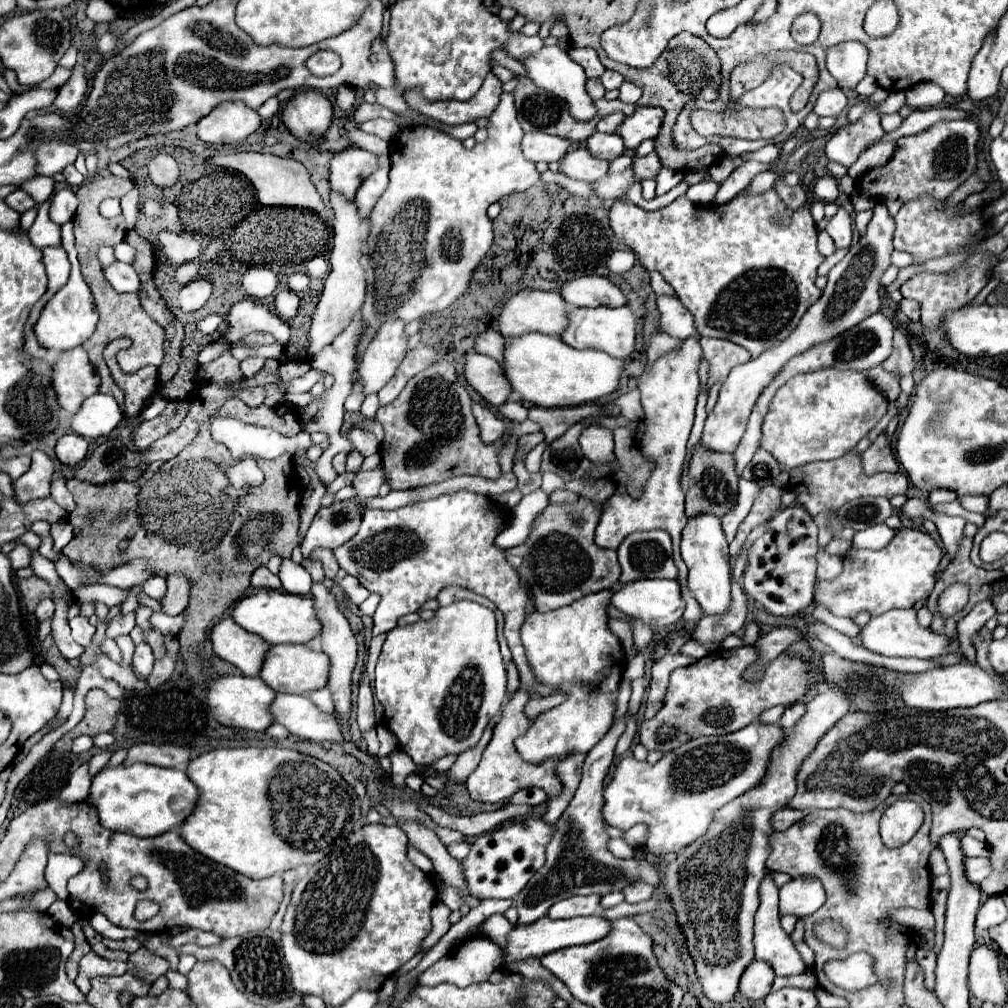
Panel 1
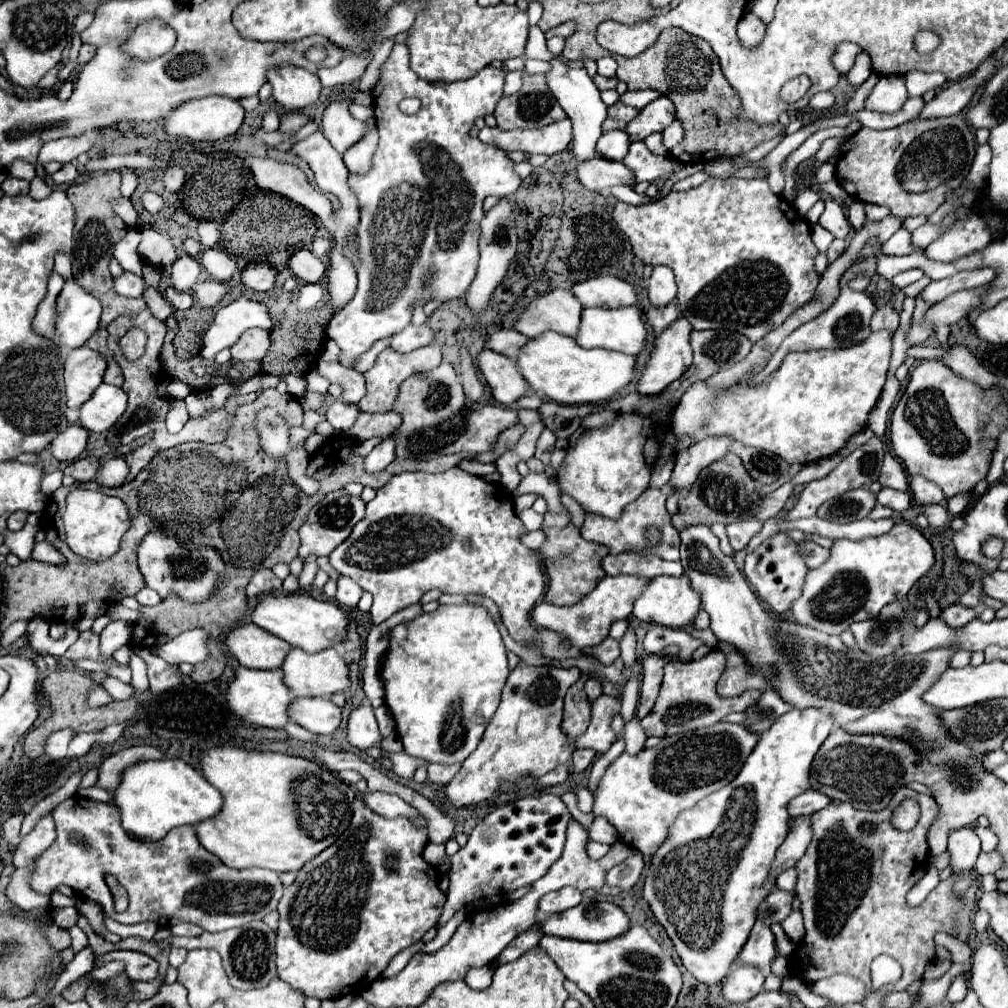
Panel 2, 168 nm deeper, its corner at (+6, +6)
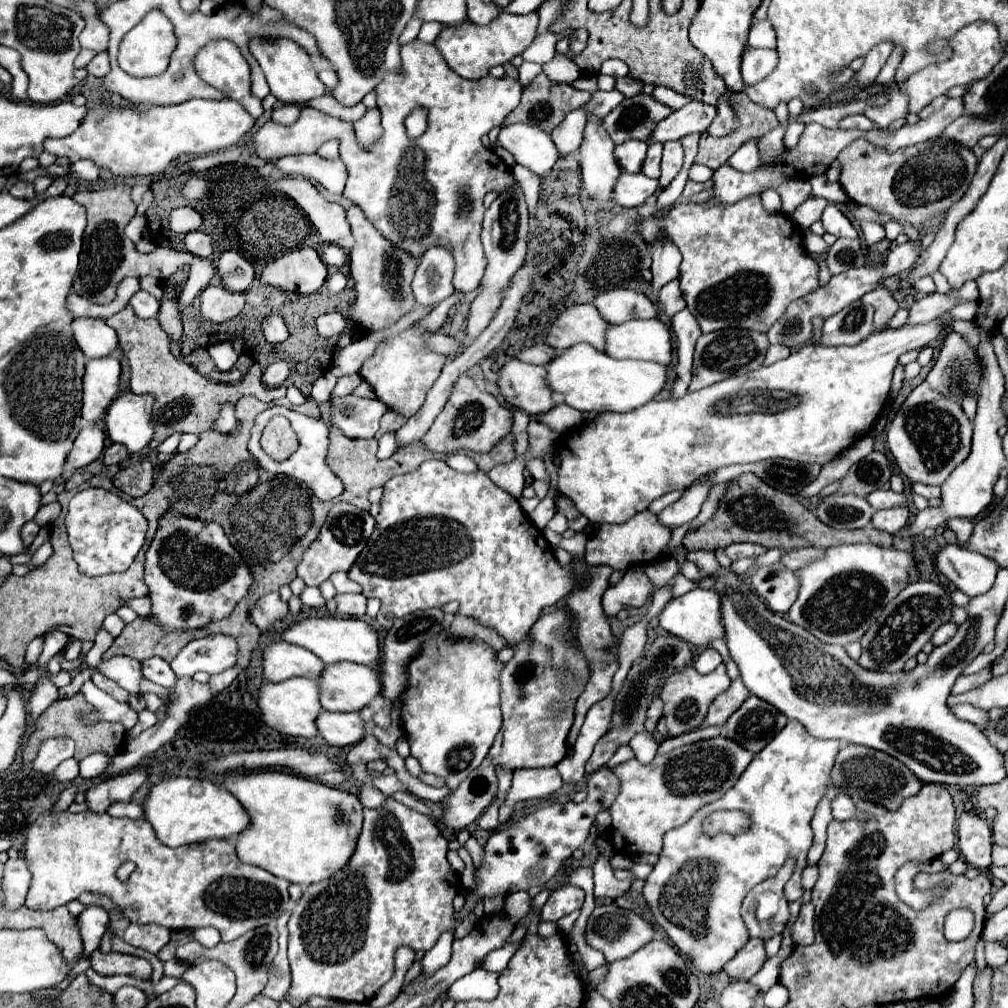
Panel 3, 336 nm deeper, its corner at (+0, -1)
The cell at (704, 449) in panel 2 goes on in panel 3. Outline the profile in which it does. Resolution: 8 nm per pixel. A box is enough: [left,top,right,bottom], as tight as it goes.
[657,480,711,528]

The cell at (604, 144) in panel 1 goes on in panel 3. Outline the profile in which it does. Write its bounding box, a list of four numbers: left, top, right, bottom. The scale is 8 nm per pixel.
[615,140,647,174]

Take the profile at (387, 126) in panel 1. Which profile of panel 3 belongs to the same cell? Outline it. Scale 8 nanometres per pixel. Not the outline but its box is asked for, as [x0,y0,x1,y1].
[305,94,367,122]

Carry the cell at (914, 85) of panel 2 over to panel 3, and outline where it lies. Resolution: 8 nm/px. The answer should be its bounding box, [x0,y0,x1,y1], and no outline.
[897,20,1007,114]

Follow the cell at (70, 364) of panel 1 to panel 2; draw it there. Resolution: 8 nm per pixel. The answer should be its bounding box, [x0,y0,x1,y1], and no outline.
[65,347,107,409]

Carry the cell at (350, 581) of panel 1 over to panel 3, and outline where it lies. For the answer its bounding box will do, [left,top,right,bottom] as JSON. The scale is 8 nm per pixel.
[335,594,365,618]

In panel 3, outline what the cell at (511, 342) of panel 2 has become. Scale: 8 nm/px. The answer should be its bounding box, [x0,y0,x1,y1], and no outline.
[517,344,557,366]

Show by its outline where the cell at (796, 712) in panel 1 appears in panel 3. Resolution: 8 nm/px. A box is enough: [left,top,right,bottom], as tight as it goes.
[721,696,787,754]

